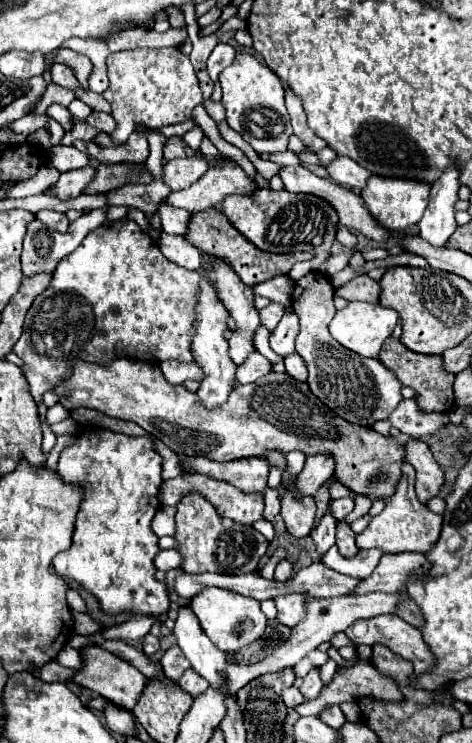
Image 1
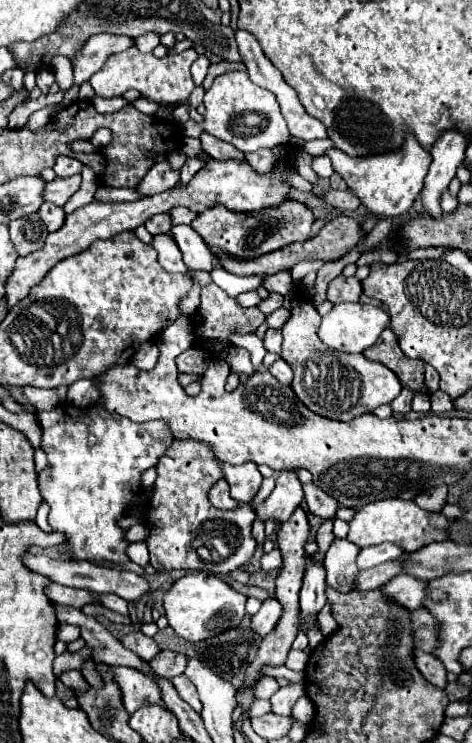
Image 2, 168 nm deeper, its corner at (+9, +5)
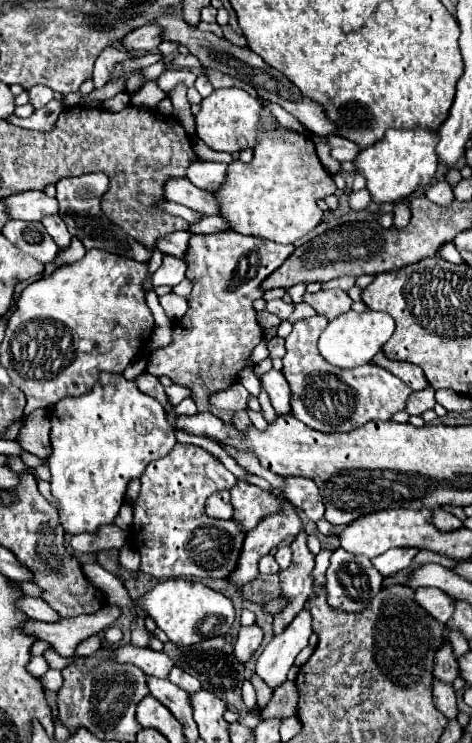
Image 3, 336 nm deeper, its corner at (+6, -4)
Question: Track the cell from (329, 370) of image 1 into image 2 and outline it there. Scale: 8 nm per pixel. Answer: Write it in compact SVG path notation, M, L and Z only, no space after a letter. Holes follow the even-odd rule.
M299 299L299 305L291 311L291 317L283 325L281 357L293 369L295 377L291 389L297 399L313 413L337 421L351 421L363 413L373 413L379 405L391 403L403 389L397 375L385 365L365 359L365 355L349 355L327 349L327 345L323 345L317 337L319 321L321 315L317 309L309 301Z

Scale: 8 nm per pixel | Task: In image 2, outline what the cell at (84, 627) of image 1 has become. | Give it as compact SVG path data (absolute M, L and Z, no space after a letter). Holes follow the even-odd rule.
M59 625L57 641L69 643L69 641L75 641L75 639L79 639L79 629L75 625Z

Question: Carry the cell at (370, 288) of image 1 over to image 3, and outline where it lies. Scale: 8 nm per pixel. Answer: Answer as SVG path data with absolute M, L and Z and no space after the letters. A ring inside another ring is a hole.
M320 290L316 294L306 292L304 302L314 306L314 310L328 320L348 312L352 306L352 298L344 290Z

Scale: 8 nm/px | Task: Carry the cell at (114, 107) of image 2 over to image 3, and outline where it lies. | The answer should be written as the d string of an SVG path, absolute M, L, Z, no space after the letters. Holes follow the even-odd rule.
M146 82L142 90L132 96L132 104L134 108L142 108L142 110L156 110L164 98L166 94L154 82Z

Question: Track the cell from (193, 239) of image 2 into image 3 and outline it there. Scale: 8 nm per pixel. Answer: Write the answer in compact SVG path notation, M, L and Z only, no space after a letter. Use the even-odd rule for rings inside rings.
M184 230L184 232L174 232L174 234L168 234L164 238L158 240L156 248L160 248L162 254L170 254L170 256L186 256L186 250L188 250L188 242L190 242L190 232Z

